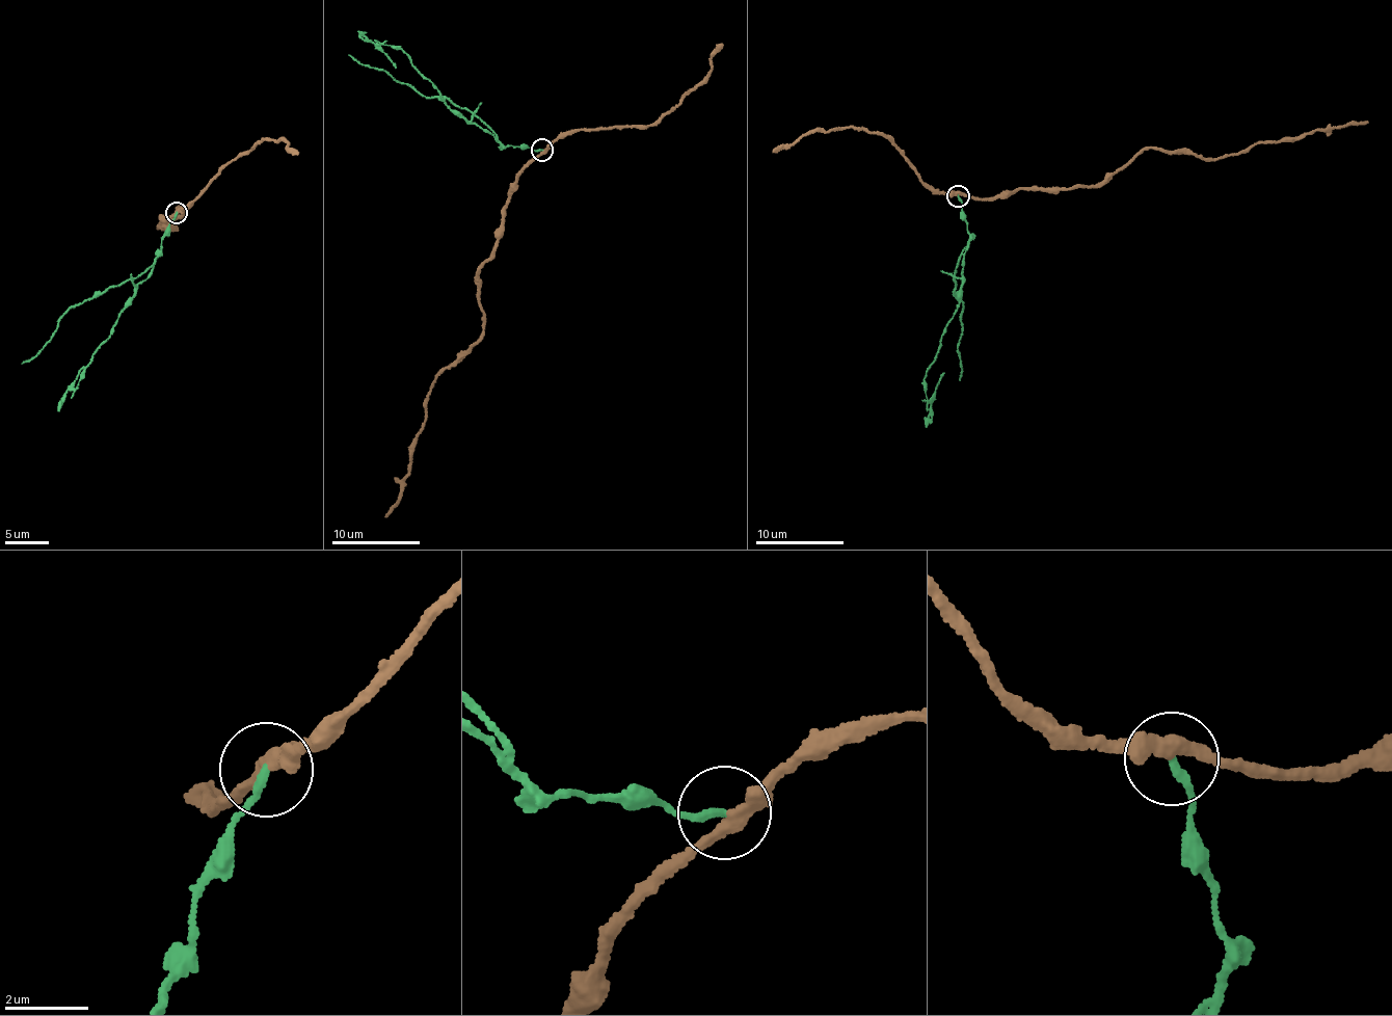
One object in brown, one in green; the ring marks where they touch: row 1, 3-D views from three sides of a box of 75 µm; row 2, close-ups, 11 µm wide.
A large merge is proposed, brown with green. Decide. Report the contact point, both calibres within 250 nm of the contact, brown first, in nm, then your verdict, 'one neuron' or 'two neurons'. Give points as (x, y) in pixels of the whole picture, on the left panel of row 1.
at (177, 213); 340 nm thick on the brown side, 180 nm on the other; two neurons

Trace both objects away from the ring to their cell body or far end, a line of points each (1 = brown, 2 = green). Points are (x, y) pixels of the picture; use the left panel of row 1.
1: (176, 212), (167, 221), (162, 215), (176, 224), (169, 231), (167, 222), (184, 208), (159, 224)
2: (176, 212), (170, 230), (161, 242), (151, 275), (135, 286), (135, 296), (74, 389), (76, 377), (85, 366)

